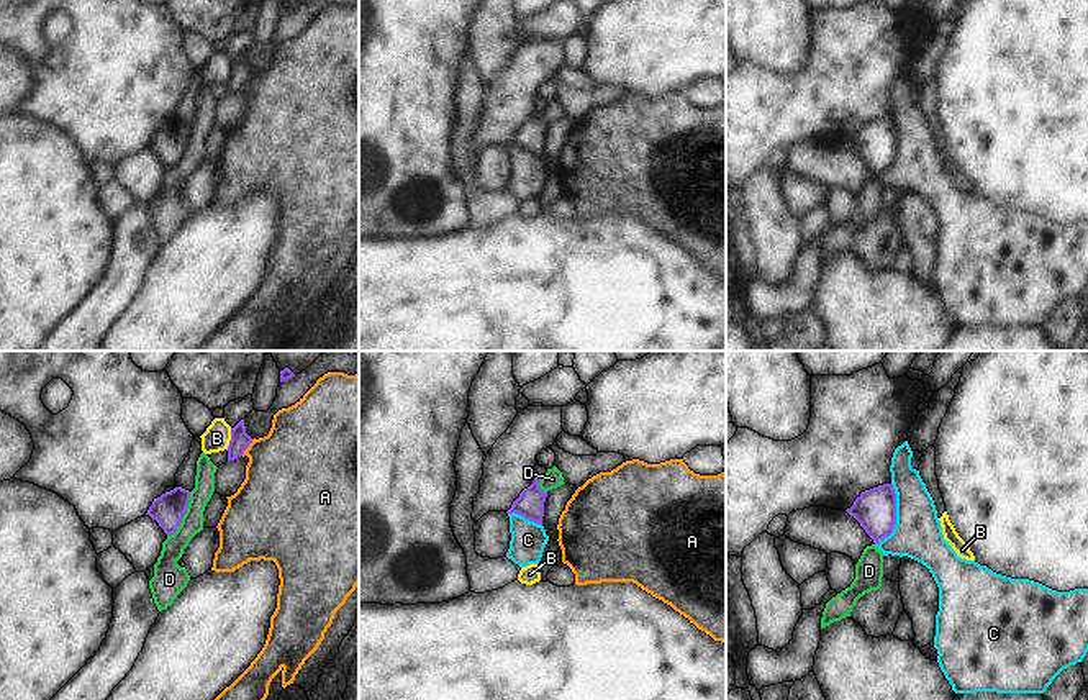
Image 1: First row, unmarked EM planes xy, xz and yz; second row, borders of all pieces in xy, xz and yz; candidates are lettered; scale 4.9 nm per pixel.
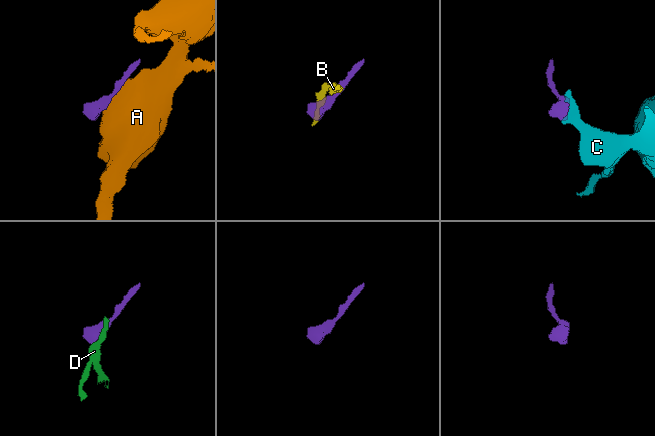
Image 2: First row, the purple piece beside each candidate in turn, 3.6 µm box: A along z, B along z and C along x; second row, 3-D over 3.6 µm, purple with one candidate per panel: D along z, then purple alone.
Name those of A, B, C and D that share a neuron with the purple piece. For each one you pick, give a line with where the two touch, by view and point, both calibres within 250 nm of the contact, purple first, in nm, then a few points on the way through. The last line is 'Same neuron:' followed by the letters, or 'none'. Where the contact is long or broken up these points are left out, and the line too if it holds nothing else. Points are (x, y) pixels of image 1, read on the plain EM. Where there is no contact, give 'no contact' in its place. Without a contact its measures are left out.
Same neuron: none

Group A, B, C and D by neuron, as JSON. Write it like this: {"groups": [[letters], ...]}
{"groups": [["A"], ["B"], ["C"], ["D"]]}

